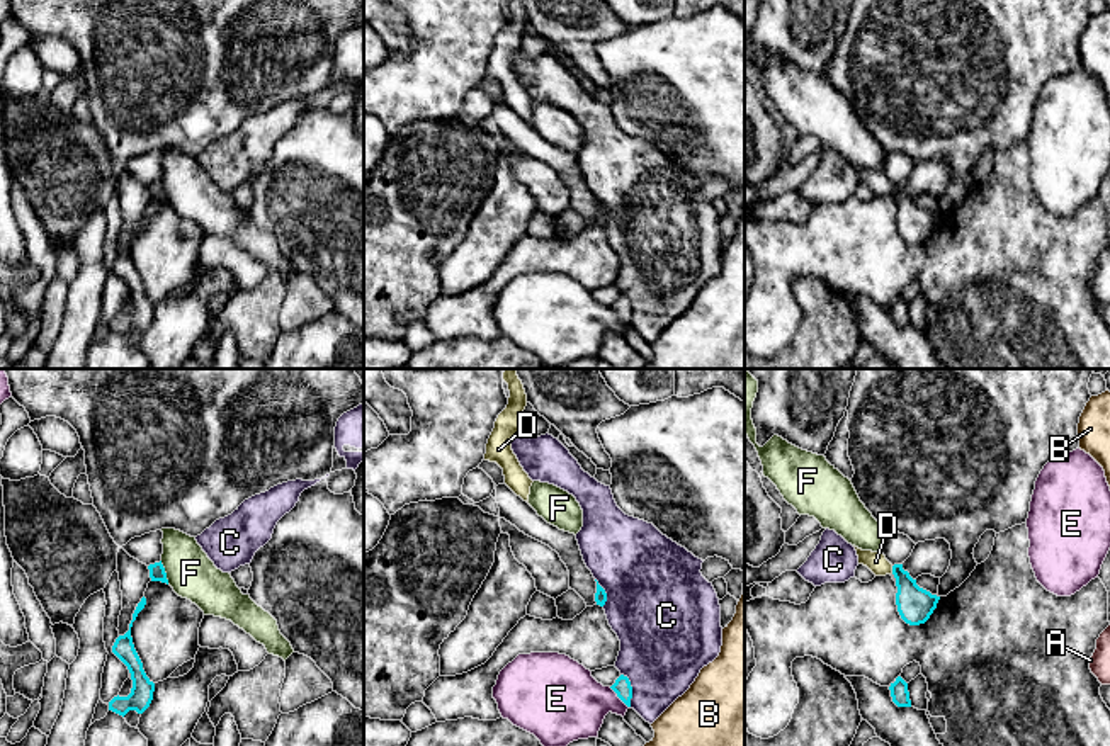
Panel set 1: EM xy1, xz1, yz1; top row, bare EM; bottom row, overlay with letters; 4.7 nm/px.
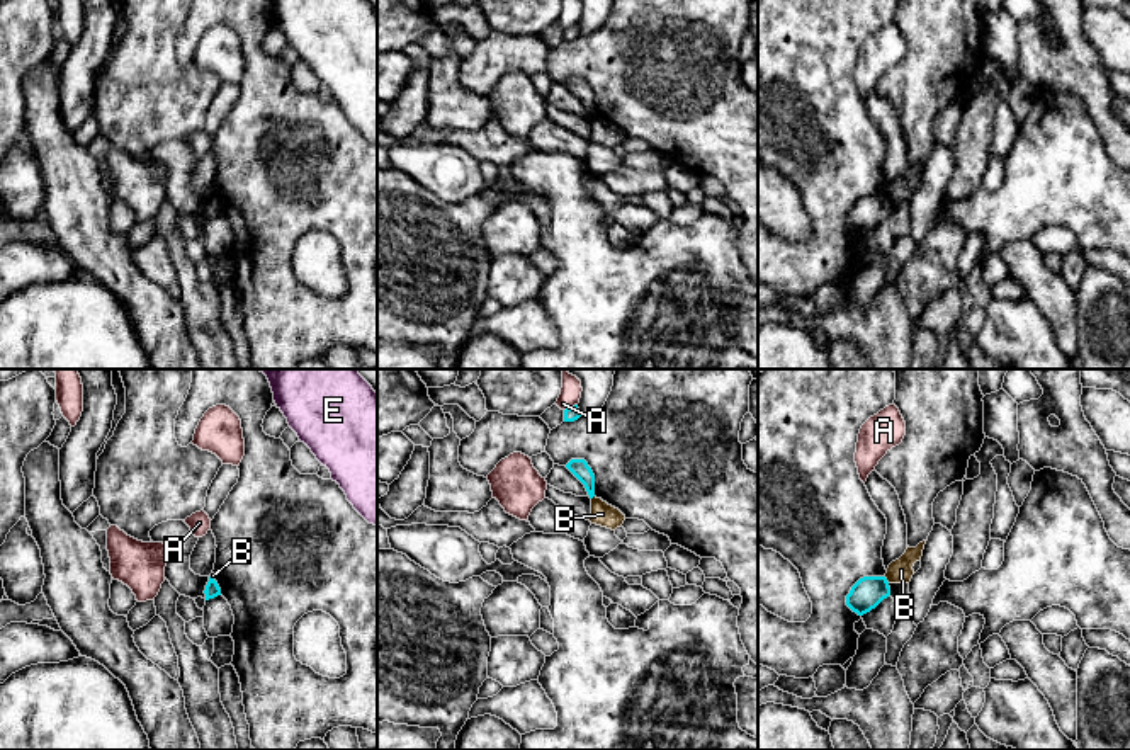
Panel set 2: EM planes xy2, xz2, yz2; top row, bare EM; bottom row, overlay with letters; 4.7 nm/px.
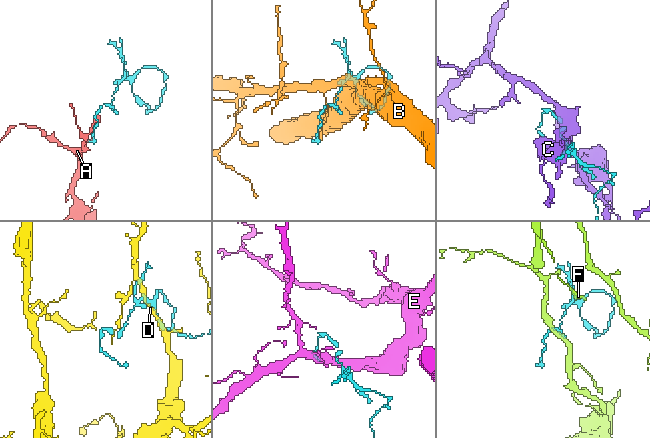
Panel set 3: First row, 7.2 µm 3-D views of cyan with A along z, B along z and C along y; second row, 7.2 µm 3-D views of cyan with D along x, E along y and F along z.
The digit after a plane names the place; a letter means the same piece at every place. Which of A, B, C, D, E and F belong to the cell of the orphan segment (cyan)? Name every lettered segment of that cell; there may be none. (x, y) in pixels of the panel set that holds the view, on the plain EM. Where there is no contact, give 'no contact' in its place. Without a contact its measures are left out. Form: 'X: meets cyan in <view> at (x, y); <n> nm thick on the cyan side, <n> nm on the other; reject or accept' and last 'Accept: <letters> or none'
A: meets cyan in xz2 at (570, 26); 70 nm thick on the cyan side, 100 nm on the other; reject
B: meets cyan in yz2 at (886, 199); 150 nm thick on the cyan side, 110 nm on the other; reject
C: meets cyan in xz1 at (631, 308); 80 nm thick on the cyan side, 400 nm on the other; reject
D: meets cyan in yz1 at (893, 189); 170 nm thick on the cyan side, 100 nm on the other; accept
E: meets cyan in xz1 at (617, 315); 80 nm thick on the cyan side, 360 nm on the other; reject
F: meets cyan in xy1 at (165, 192); 80 nm thick on the cyan side, 220 nm on the other; reject
Accept: D

